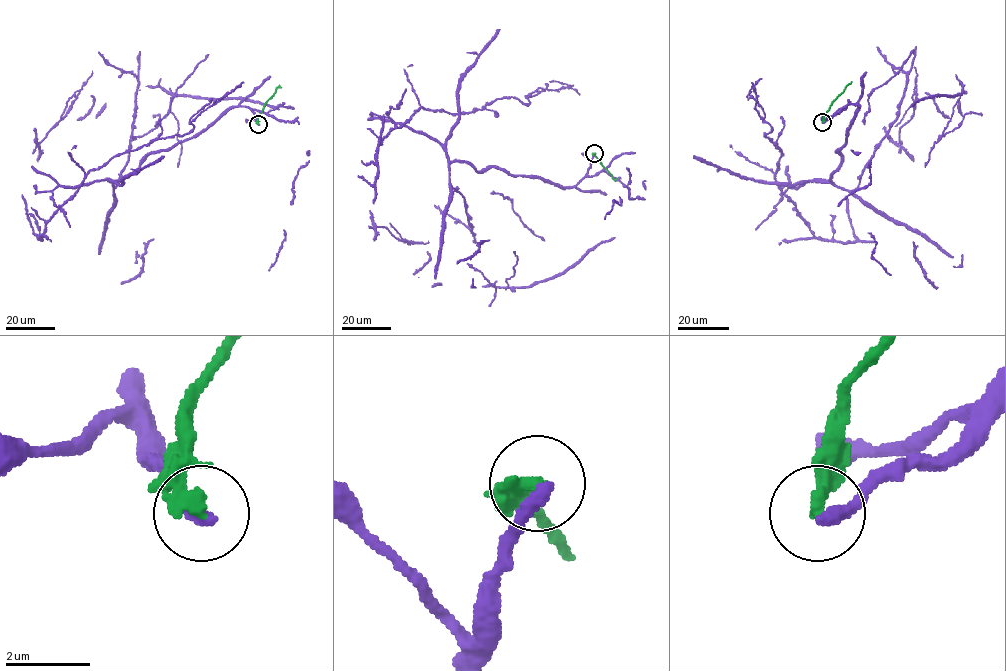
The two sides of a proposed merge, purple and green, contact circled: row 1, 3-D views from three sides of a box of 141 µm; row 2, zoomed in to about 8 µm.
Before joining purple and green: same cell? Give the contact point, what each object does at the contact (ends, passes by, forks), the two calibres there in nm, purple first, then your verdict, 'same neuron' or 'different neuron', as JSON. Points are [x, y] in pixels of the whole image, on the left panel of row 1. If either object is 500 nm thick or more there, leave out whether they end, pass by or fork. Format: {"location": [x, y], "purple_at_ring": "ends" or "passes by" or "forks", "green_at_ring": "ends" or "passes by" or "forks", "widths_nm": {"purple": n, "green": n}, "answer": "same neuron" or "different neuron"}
{"location": [258, 124], "purple_at_ring": "ends", "green_at_ring": "ends", "widths_nm": {"purple": 360, "green": 380}, "answer": "different neuron"}

